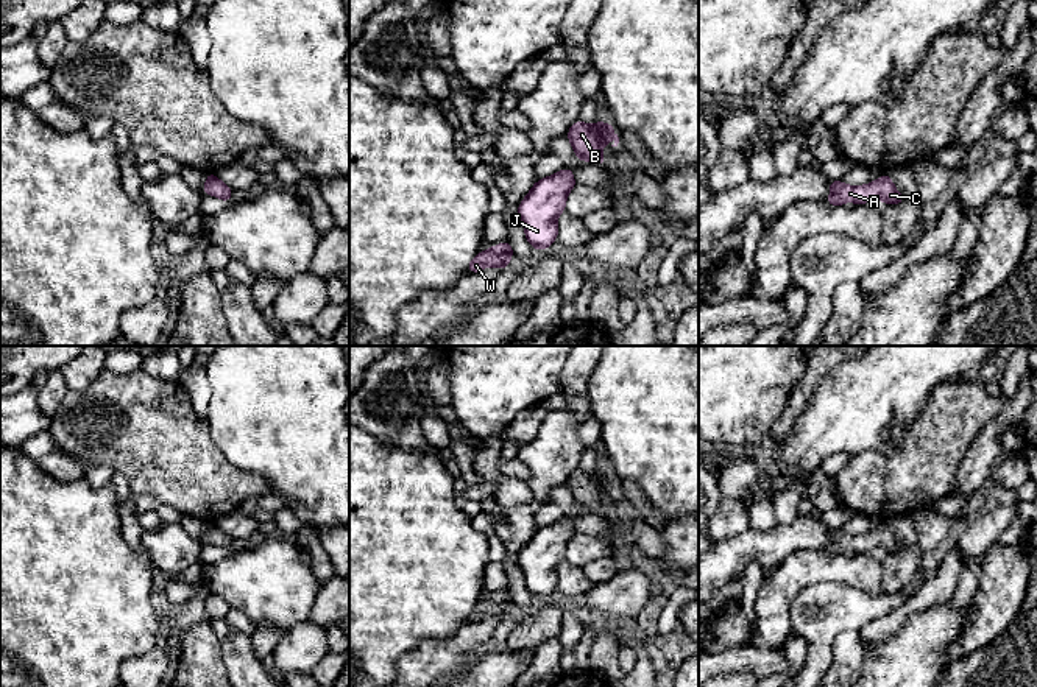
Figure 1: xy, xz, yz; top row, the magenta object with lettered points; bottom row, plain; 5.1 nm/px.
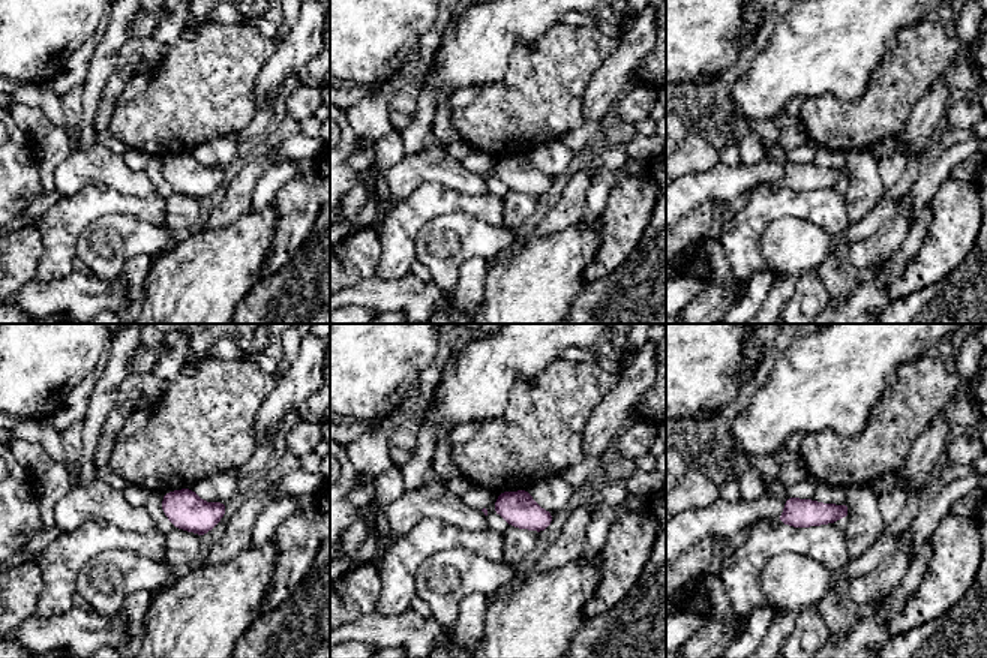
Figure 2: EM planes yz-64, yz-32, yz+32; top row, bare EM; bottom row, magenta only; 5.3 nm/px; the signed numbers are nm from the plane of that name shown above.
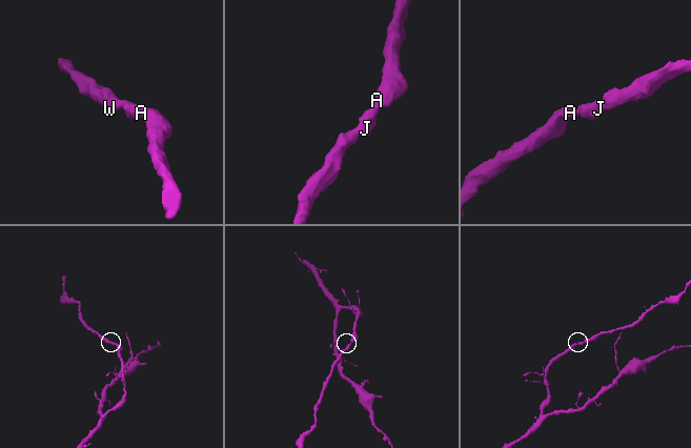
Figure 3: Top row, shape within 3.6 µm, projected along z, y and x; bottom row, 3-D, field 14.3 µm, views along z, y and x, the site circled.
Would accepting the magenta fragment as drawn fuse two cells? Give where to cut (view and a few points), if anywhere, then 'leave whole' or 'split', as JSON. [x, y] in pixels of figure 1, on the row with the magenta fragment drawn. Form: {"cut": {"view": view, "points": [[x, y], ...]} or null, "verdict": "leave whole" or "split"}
{"cut": null, "verdict": "leave whole"}

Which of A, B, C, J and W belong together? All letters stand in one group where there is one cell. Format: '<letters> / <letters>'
A B C J W

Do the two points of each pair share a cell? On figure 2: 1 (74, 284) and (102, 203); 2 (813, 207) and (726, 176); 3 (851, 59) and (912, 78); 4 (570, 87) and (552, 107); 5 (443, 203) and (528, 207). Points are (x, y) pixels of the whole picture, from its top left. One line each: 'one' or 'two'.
1: two
2: two
3: two
4: one
5: two

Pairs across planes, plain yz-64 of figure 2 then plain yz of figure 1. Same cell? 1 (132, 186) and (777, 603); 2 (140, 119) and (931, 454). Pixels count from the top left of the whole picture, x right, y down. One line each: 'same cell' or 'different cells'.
1: different cells
2: same cell

